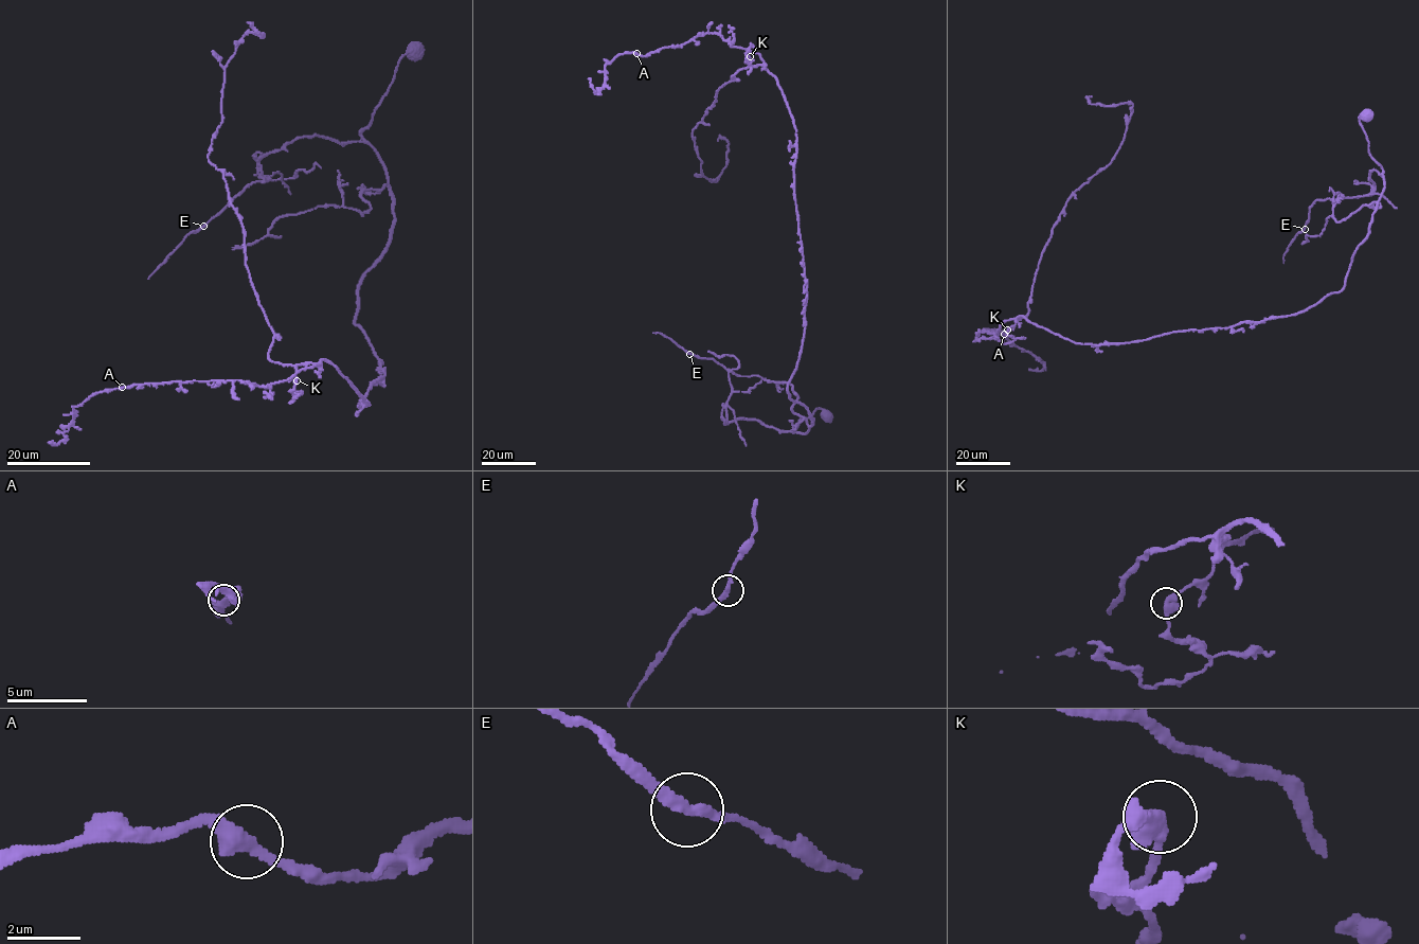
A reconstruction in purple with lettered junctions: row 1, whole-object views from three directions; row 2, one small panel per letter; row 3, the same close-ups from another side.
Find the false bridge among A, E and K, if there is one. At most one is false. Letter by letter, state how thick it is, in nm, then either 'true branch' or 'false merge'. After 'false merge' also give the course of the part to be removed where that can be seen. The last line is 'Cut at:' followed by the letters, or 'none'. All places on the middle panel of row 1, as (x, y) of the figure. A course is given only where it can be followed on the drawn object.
A: 360 nm | true branch
E: 280 nm | true branch
K: 480 nm | true branch
Cut at: none

